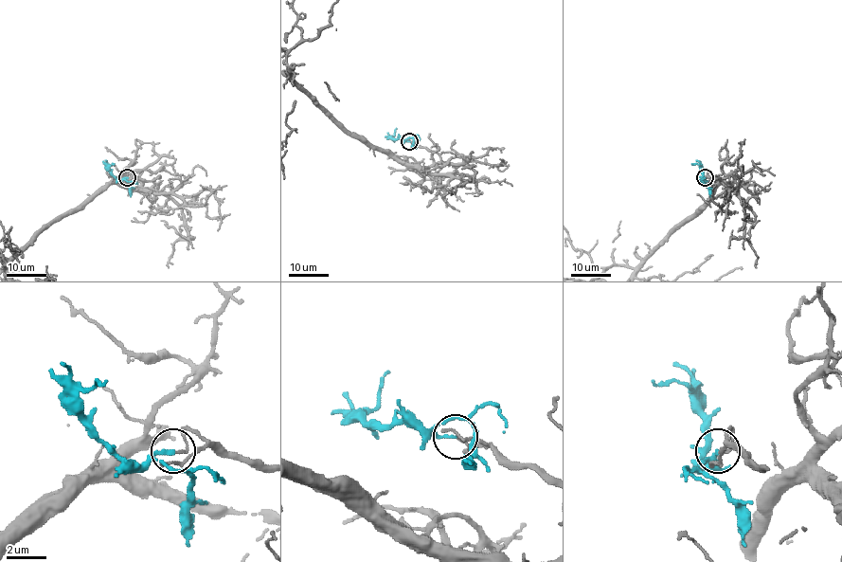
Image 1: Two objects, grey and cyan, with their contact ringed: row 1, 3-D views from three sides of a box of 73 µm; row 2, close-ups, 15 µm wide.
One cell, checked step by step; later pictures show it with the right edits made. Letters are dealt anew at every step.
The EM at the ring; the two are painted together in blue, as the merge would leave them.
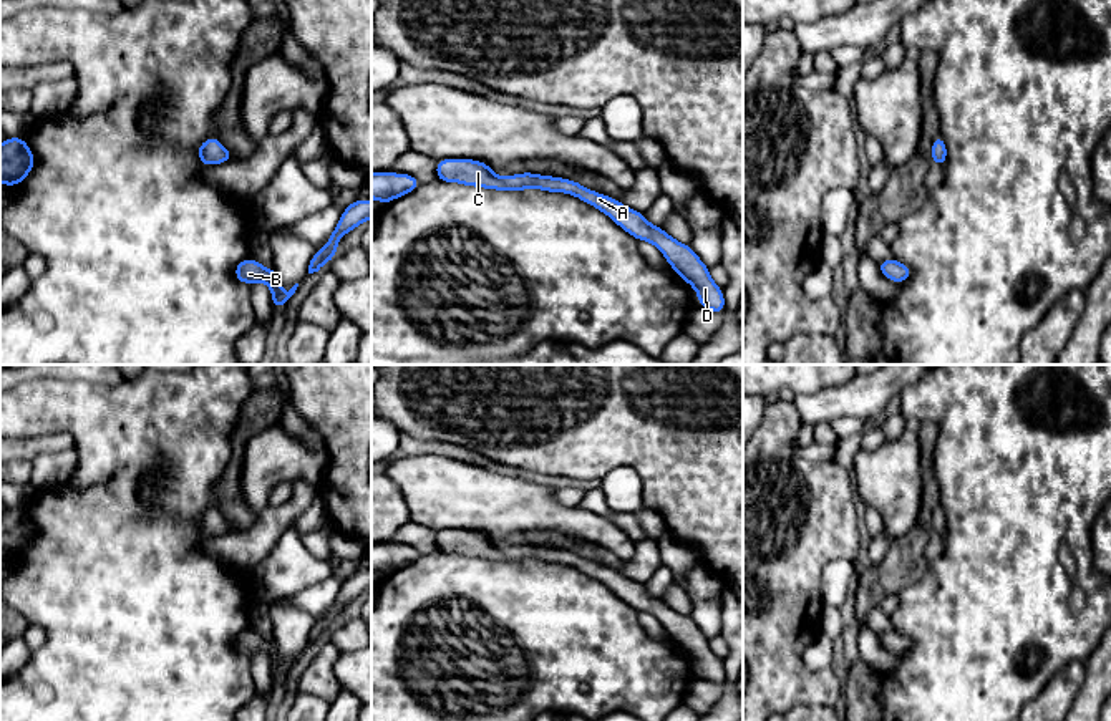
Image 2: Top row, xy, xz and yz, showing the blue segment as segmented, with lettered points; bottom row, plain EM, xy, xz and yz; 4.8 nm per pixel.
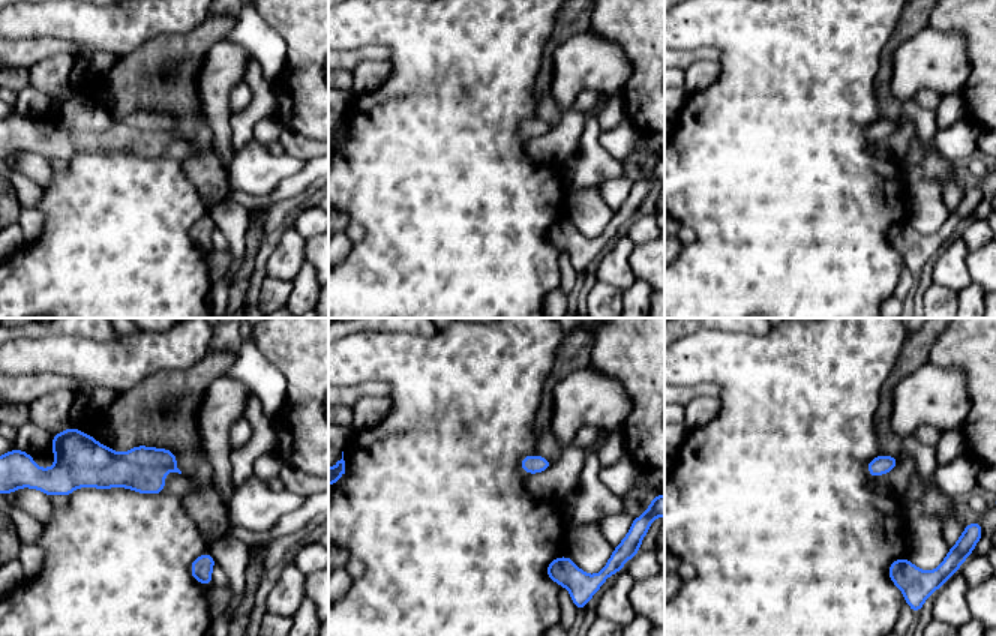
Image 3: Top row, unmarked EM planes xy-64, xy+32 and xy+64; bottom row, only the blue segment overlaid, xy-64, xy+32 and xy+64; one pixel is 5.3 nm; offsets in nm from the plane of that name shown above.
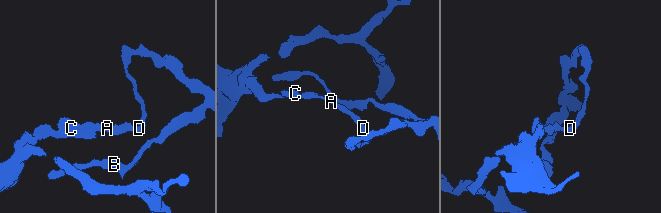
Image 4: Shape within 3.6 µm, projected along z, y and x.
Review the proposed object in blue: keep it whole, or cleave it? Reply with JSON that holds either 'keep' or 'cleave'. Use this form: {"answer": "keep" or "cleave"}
{"answer": "keep"}

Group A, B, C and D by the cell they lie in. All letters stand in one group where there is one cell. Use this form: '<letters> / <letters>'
A B C D

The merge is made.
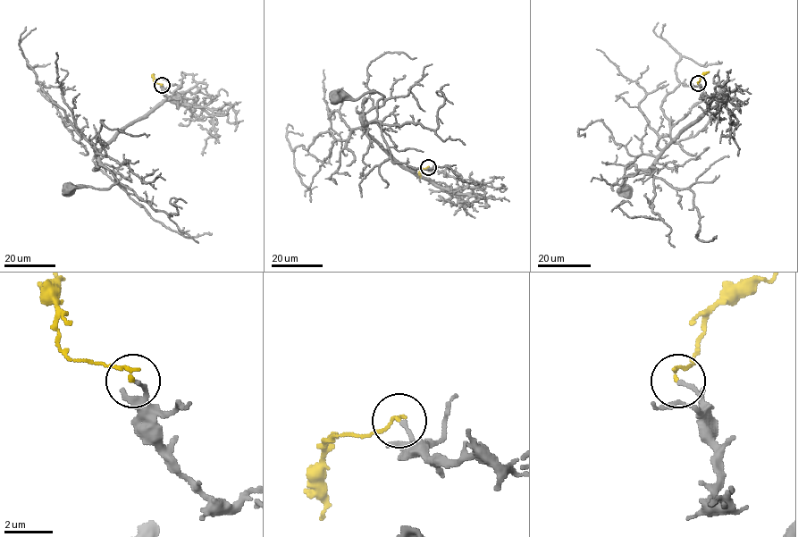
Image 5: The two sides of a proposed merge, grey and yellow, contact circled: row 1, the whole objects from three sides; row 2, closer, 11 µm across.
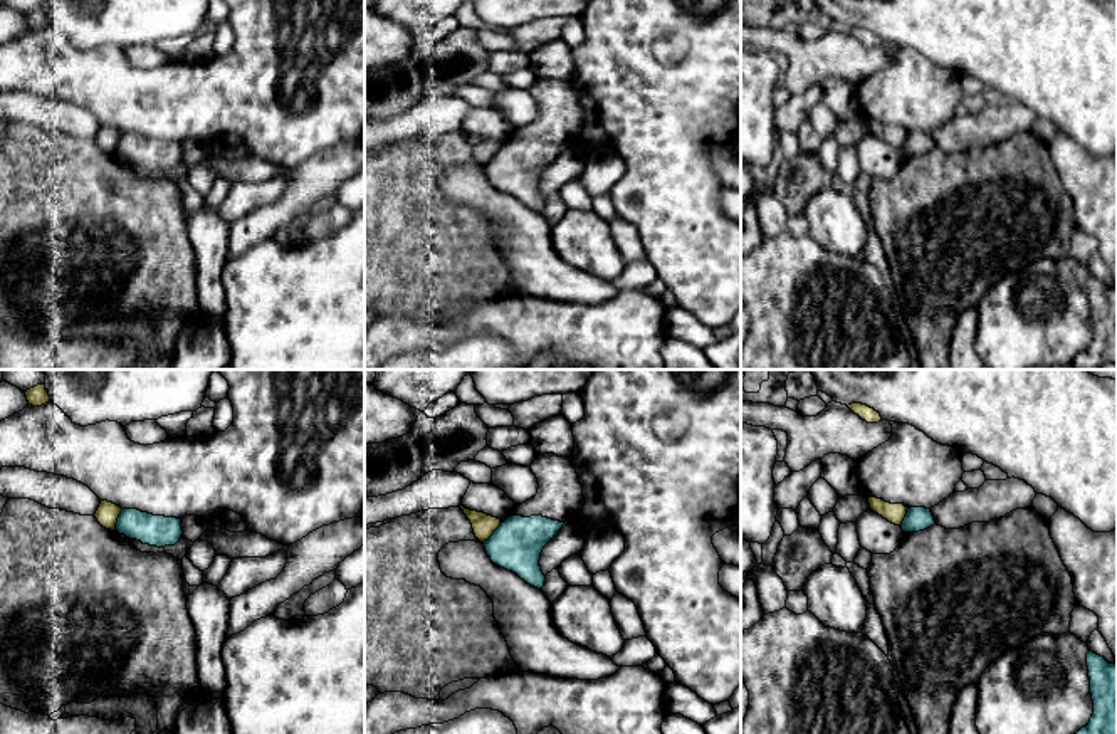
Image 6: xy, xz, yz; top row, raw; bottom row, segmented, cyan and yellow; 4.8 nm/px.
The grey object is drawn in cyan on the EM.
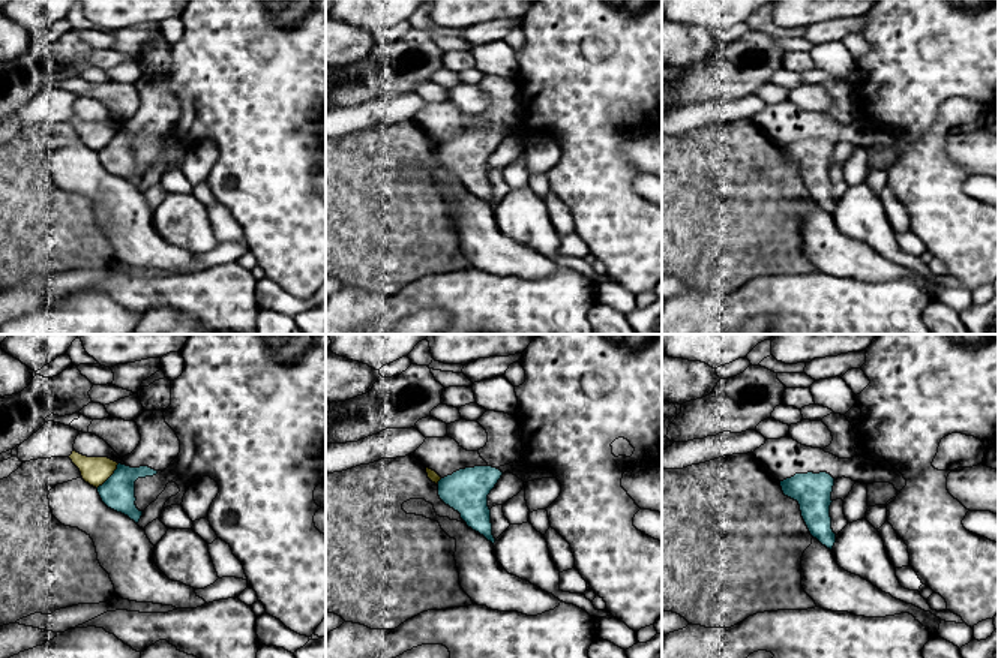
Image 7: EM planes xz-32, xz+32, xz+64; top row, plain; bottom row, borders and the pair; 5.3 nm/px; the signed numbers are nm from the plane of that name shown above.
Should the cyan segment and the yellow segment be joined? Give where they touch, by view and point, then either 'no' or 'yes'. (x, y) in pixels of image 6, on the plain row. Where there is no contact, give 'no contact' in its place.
contact xy (118, 143); no

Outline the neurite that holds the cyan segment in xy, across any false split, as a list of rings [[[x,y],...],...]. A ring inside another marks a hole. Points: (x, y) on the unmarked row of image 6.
[[[123,133],[116,155],[156,171],[175,170],[183,158],[181,143],[153,139],[138,133]]]

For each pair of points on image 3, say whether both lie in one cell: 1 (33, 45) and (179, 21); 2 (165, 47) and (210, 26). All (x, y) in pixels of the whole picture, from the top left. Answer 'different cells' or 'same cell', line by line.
1: different cells
2: same cell

